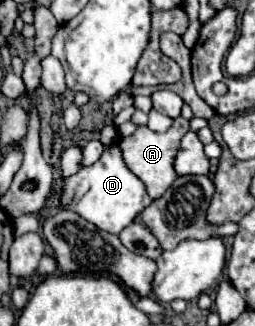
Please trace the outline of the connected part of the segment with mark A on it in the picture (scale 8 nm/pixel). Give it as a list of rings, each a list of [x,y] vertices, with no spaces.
[[[179,116],[179,118],[173,120],[173,126],[167,132],[159,134],[159,132],[149,130],[147,126],[139,126],[131,136],[121,138],[119,146],[123,150],[123,158],[125,158],[127,166],[129,166],[129,170],[145,182],[147,192],[149,192],[149,196],[153,200],[159,198],[159,196],[163,196],[165,190],[175,182],[177,172],[173,170],[173,158],[177,156],[177,146],[179,146],[181,138],[187,132],[189,132],[189,120],[185,120],[185,118]]]

